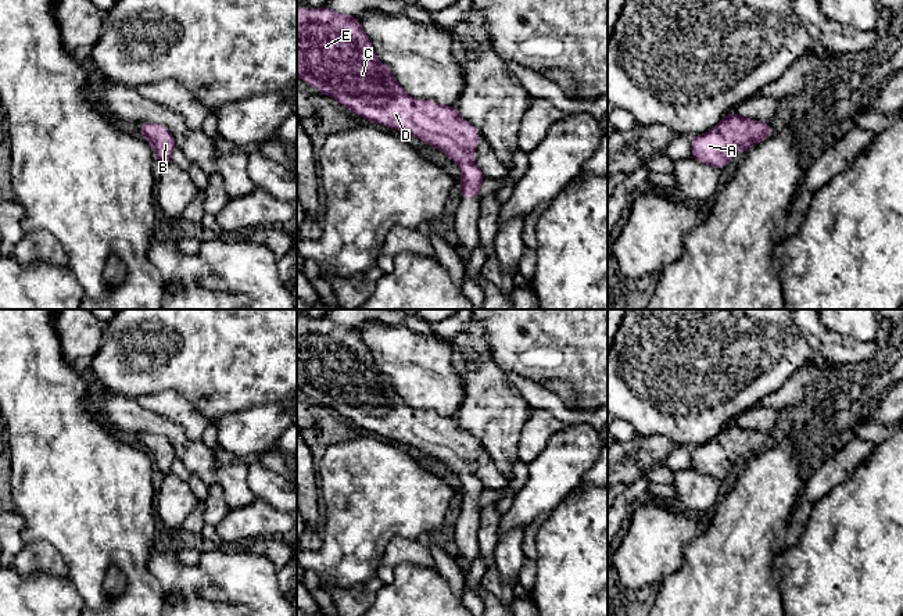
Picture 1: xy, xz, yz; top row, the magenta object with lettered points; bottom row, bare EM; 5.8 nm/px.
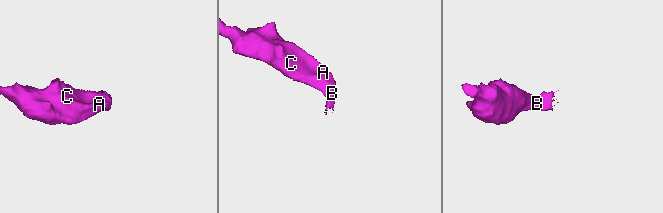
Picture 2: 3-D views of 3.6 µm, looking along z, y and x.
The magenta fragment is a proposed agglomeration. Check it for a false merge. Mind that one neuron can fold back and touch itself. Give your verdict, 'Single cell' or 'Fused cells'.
Single cell

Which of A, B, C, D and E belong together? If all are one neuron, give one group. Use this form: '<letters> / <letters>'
A B C D E

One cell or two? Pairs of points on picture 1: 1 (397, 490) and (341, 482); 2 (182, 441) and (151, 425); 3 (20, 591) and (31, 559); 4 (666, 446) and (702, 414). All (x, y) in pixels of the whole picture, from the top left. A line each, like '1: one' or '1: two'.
1: one
2: one
3: two
4: two

